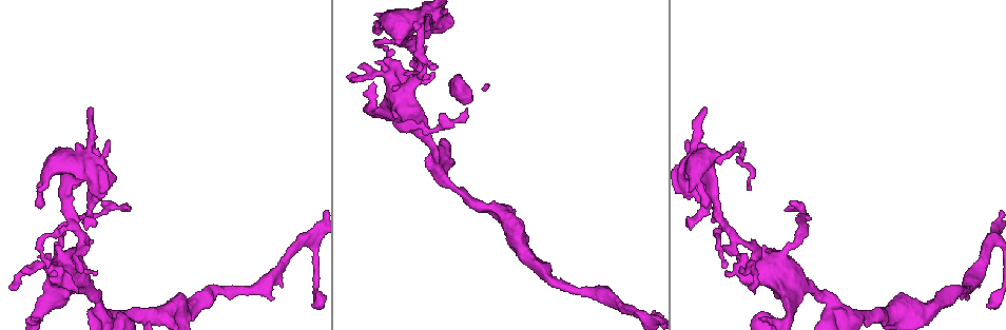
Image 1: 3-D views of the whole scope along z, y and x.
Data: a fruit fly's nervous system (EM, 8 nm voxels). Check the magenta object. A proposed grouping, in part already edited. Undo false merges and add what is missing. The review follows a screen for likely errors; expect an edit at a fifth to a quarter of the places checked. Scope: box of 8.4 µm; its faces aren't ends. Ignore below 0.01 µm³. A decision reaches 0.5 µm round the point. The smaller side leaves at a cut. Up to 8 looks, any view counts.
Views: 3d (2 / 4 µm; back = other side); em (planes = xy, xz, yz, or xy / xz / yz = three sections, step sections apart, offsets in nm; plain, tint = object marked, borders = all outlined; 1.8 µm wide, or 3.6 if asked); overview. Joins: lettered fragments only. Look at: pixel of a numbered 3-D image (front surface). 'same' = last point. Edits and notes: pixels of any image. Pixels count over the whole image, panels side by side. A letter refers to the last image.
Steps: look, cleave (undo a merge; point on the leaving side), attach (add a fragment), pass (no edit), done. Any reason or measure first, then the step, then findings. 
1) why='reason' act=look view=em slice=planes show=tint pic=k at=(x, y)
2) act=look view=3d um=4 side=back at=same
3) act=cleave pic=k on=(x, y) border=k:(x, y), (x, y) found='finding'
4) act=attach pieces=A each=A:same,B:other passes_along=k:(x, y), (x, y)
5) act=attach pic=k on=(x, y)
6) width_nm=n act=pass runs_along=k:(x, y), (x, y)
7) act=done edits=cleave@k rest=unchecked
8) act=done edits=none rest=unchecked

why='sharp bend' act=look view=em slice=yz step=8 show=borders pic=1 at=(735, 235)

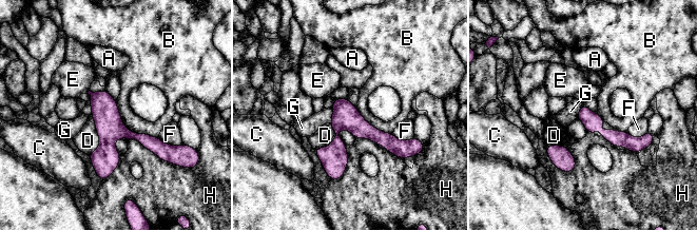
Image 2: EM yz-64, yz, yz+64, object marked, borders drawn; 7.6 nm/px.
act=pass each=A:other,B:other,C:other,D:other,E:other,F:other,G:other,H:other runs_along=2:(103, 93), (107, 157), (100, 174) found='all the same neuron'

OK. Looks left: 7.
act=look view=3d um=2 pic=1 at=(785, 211)

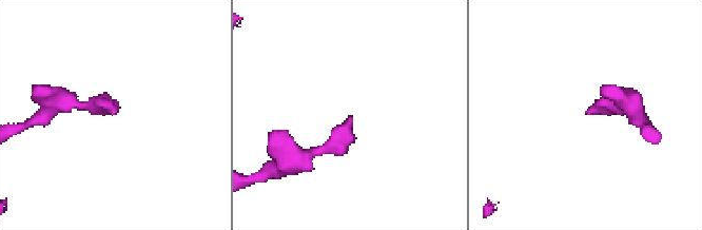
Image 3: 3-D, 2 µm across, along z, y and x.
why='now the EM' act=look view=em slice=xz step=8 show=tint pic=3 at=(591, 112)

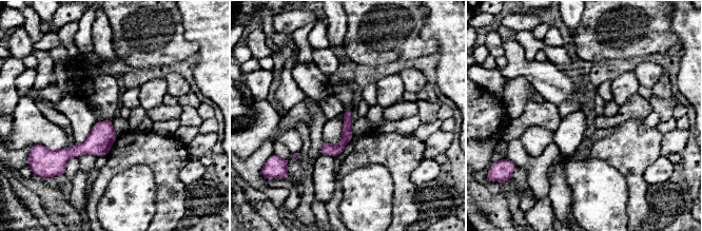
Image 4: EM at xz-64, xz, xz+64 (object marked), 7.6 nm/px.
act=look view=em slice=yz step=4 show=borders at=same

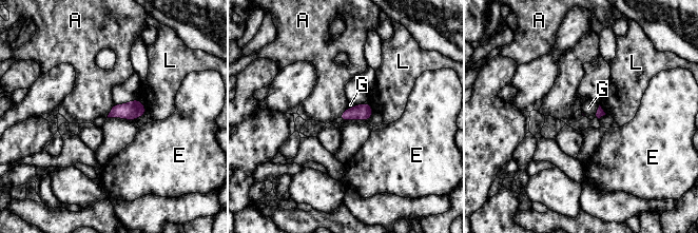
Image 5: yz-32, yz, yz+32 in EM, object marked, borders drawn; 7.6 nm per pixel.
longest_contact=L:130nm act=pass each=A:other,E:other,G:other,L:other found='none of them fits'

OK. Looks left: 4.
why='abrupt turn' act=look view=3d um=4 side=back pic=1 at=(283, 266)

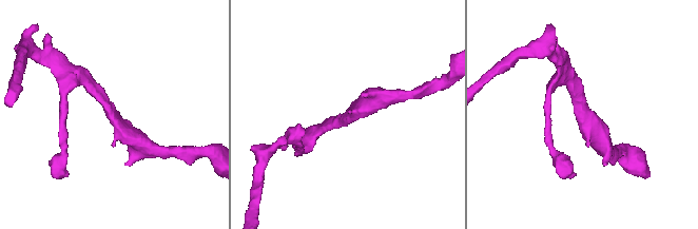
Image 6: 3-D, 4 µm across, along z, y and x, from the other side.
act=look view=em slice=planes show=borders pic=6 at=(112, 115)

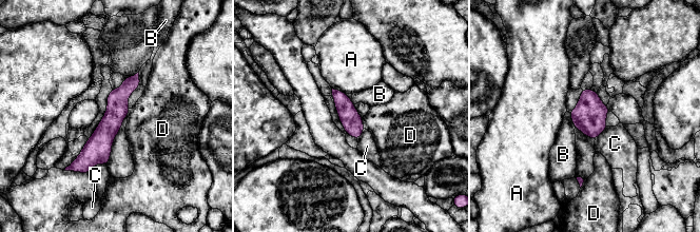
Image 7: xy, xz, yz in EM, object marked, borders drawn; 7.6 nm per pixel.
act=pass each=A:other,B:other,C:other,D:other found='continuous, no second neuron'

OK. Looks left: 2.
act=done edits=none rest=unchecked

